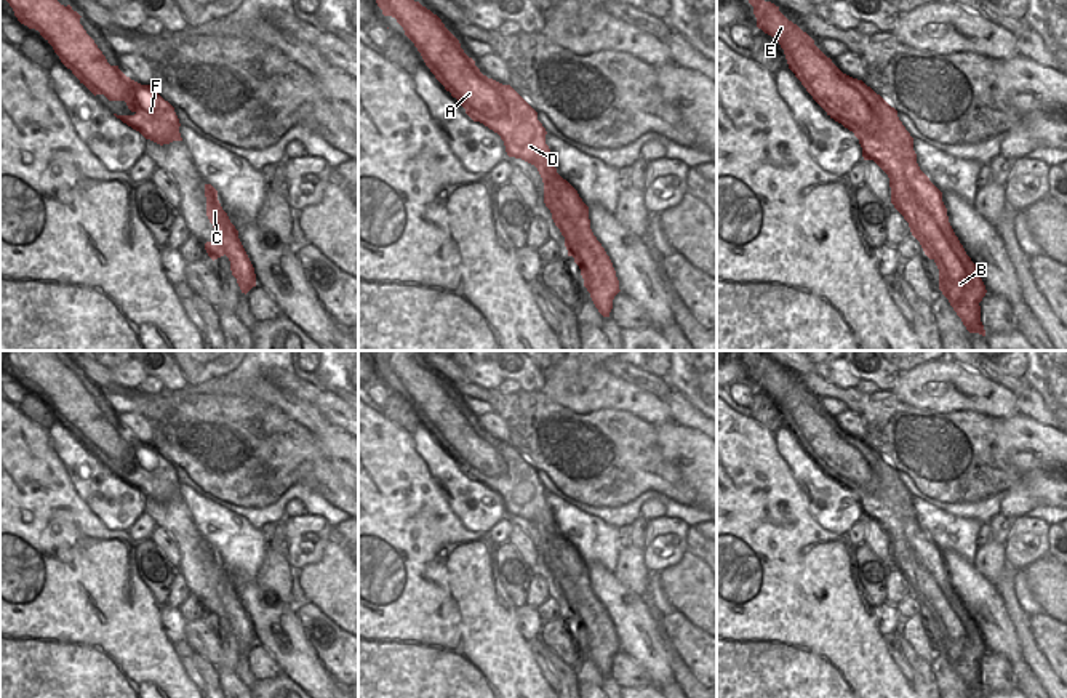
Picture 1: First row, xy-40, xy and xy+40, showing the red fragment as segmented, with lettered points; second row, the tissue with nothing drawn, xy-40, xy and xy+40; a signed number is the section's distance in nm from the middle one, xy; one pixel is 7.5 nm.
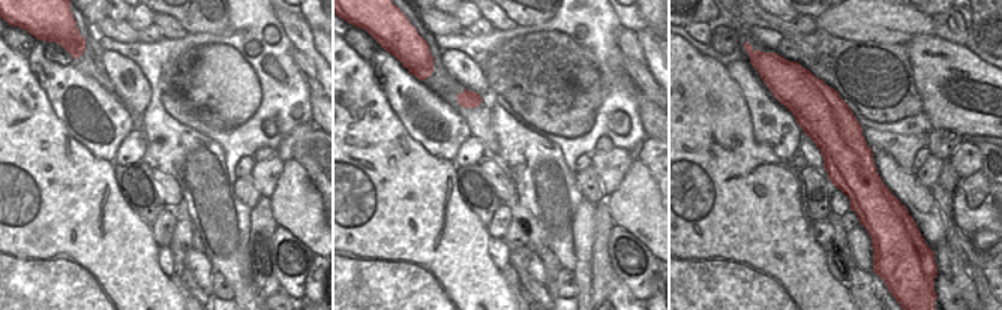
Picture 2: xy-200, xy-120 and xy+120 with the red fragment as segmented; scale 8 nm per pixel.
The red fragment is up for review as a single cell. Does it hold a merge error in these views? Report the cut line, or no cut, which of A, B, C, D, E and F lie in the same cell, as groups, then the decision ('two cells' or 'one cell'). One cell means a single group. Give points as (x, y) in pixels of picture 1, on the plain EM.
cut none; groups A B C D E F; one cell

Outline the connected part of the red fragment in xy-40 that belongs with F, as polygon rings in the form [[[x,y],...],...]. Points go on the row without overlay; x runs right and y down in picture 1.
[[[0,351],[0,357],[10,362],[21,383],[40,391],[94,455],[126,461],[133,472],[114,472],[117,477],[160,504],[182,499],[174,466],[152,443],[141,443],[110,424],[70,363],[61,363],[53,351]]]

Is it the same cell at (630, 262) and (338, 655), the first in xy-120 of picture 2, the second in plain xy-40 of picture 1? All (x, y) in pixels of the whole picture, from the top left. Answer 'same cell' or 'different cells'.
same cell

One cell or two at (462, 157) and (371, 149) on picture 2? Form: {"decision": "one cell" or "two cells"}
{"decision": "two cells"}

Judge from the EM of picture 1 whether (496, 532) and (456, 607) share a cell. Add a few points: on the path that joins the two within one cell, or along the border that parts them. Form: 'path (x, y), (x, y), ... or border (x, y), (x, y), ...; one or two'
border (487, 535), (496, 546); two

